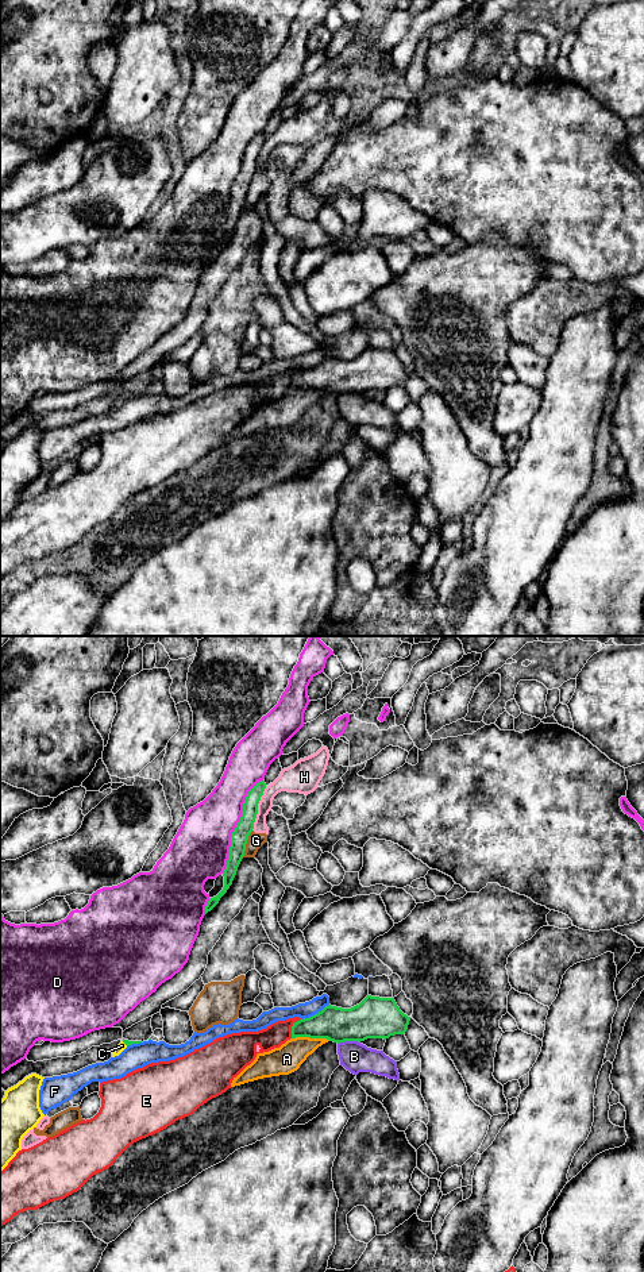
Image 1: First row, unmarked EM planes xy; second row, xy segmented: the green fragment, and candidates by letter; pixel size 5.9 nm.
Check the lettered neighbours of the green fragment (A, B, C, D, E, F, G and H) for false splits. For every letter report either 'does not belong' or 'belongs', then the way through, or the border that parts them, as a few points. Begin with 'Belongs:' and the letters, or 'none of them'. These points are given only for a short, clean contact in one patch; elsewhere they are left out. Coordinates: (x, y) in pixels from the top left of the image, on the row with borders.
Belongs: none of them
A: does not belong
B: does not belong | along xy (359, 1041), (340, 1041), (338, 1044)
C: does not belong
D: does not belong
E: does not belong
F: does not belong
G: does not belong
H: does not belong

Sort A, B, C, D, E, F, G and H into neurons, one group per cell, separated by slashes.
A / B / C / D / E / F / G H

